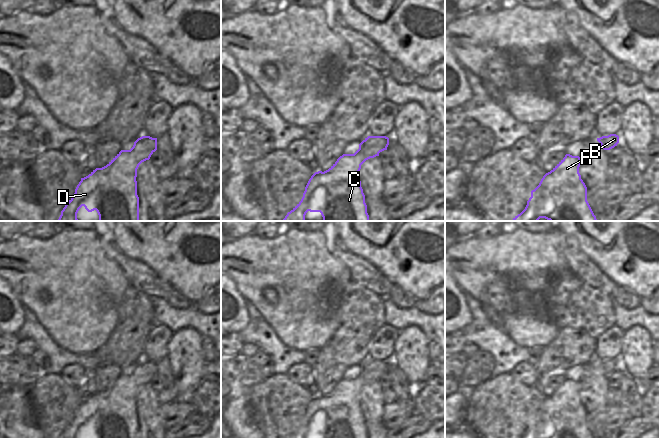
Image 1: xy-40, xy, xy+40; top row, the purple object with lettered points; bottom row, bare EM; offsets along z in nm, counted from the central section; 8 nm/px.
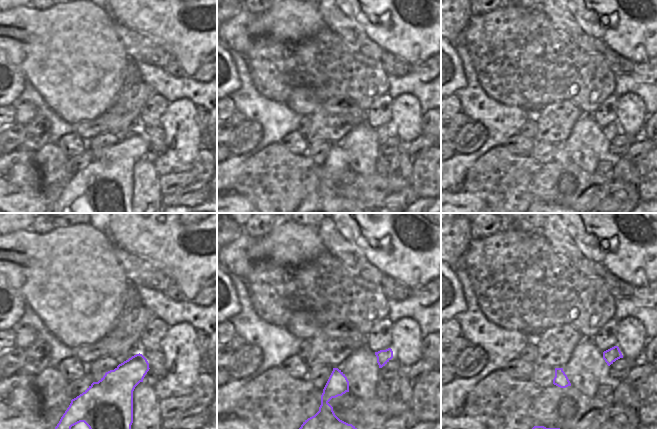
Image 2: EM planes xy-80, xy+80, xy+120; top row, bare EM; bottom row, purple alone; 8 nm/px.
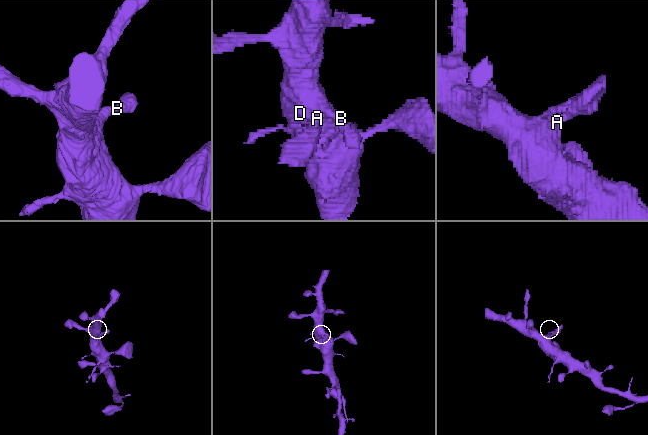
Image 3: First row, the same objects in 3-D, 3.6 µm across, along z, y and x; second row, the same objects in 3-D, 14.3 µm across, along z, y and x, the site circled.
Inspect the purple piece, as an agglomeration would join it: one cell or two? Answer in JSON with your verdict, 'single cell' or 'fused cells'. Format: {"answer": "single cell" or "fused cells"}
{"answer": "single cell"}

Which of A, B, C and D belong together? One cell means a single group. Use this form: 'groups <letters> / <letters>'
groups A B C D

